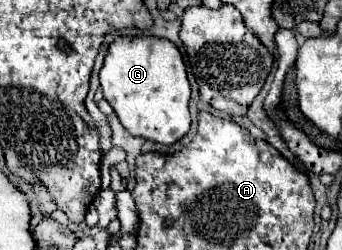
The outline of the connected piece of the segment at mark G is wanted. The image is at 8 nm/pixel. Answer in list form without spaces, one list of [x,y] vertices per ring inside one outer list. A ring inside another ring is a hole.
[[[116,38],[100,70],[104,100],[132,134],[158,144],[174,144],[190,130],[190,84],[180,50],[162,38]]]

